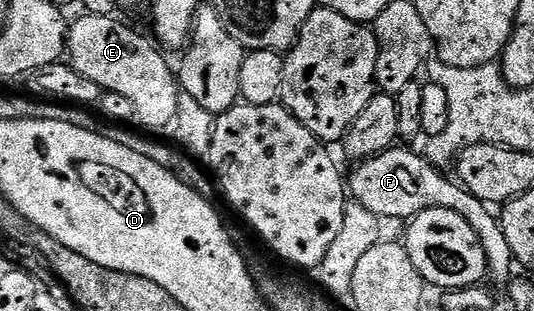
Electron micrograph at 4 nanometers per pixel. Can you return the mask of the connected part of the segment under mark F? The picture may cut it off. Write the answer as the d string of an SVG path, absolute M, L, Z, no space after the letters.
M392 147L392 148L388 149L386 152L379 153L377 156L371 157L370 159L362 161L359 164L356 164L354 166L355 171L352 173L351 177L349 175L347 185L349 188L350 196L356 201L356 204L359 204L359 205L365 207L365 209L367 211L373 212L375 217L378 217L378 218L384 219L384 220L386 220L386 218L387 218L387 219L404 219L404 221L405 221L405 220L408 220L410 218L415 217L417 214L420 214L421 211L431 210L431 209L441 209L441 210L449 210L449 211L456 212L457 215L459 215L460 217L465 219L465 221L467 223L469 223L469 227L472 227L473 231L475 231L477 234L478 241L481 243L482 250L485 251L487 271L489 274L490 281L492 280L494 285L497 287L501 287L501 289L508 288L508 286L513 278L513 272L511 272L511 271L512 271L513 267L515 268L515 260L512 255L512 248L509 247L508 239L504 235L503 226L500 223L500 220L496 216L494 218L492 215L492 213L494 213L494 212L486 204L484 204L483 201L477 199L475 196L472 195L472 193L468 192L467 189L465 189L465 188L463 188L463 186L459 185L458 182L455 182L452 178L449 178L450 179L449 180L449 179L443 177L440 174L442 172L436 166L434 166L430 161L428 161L427 158L425 158L422 154L417 155L407 149L399 149L399 148L400 147Z

